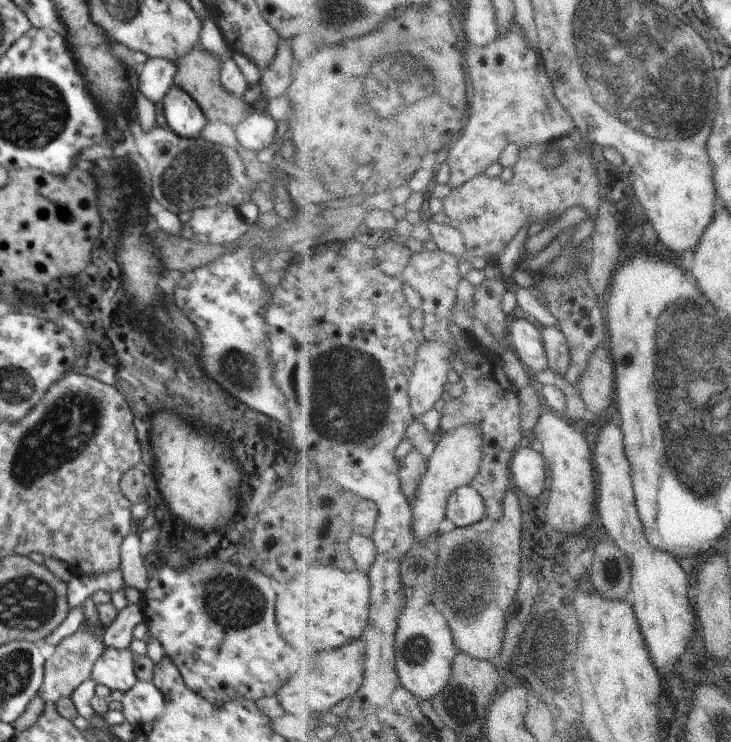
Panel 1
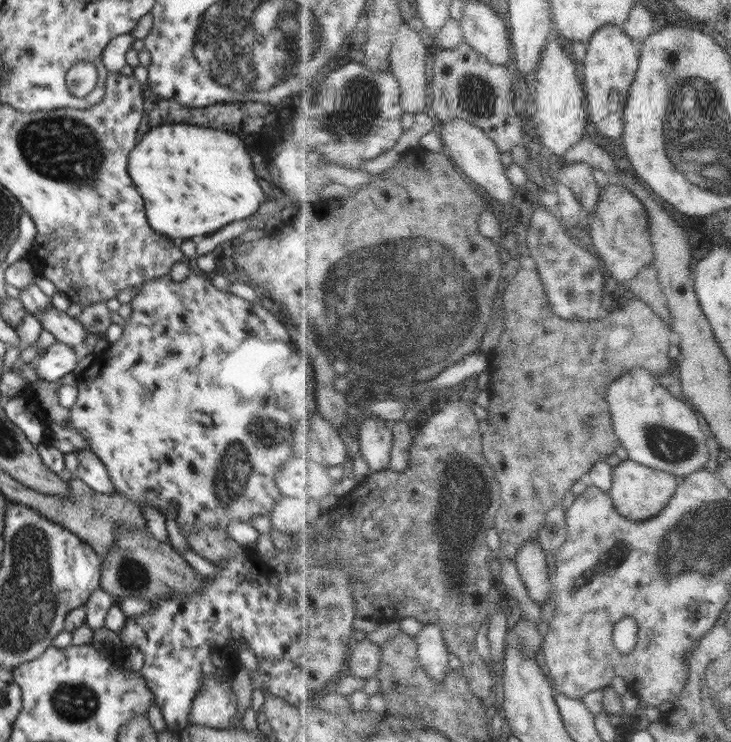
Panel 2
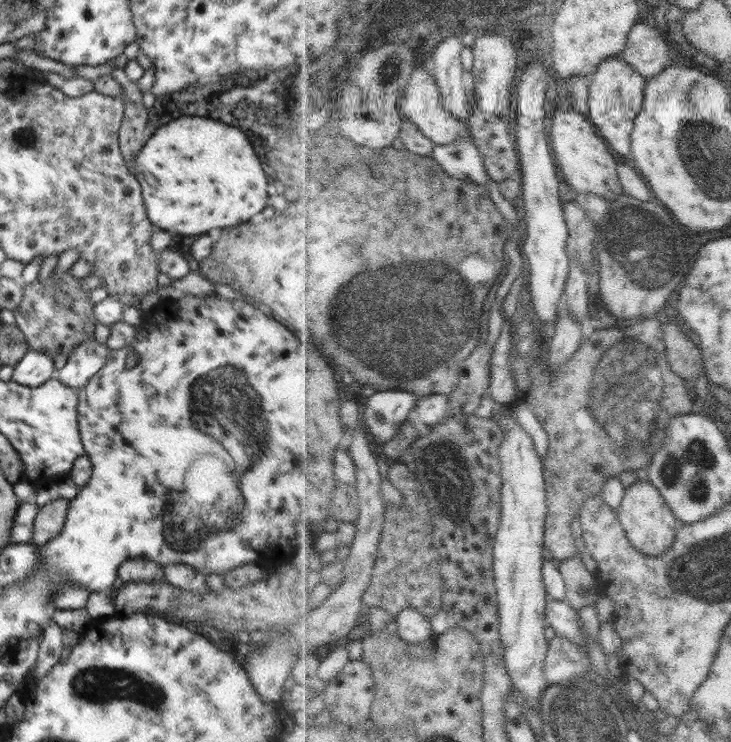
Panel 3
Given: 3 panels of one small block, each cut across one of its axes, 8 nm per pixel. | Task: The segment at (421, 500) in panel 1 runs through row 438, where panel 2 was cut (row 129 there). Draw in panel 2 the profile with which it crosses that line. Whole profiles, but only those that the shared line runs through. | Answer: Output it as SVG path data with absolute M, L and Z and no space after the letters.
M456 120L451 123L441 124L440 131L445 140L447 151L470 178L472 182L483 186L504 207L509 207L514 200L516 187L510 182L510 176L506 174L507 166L502 162L502 150L498 143L484 130L484 127L469 120Z

